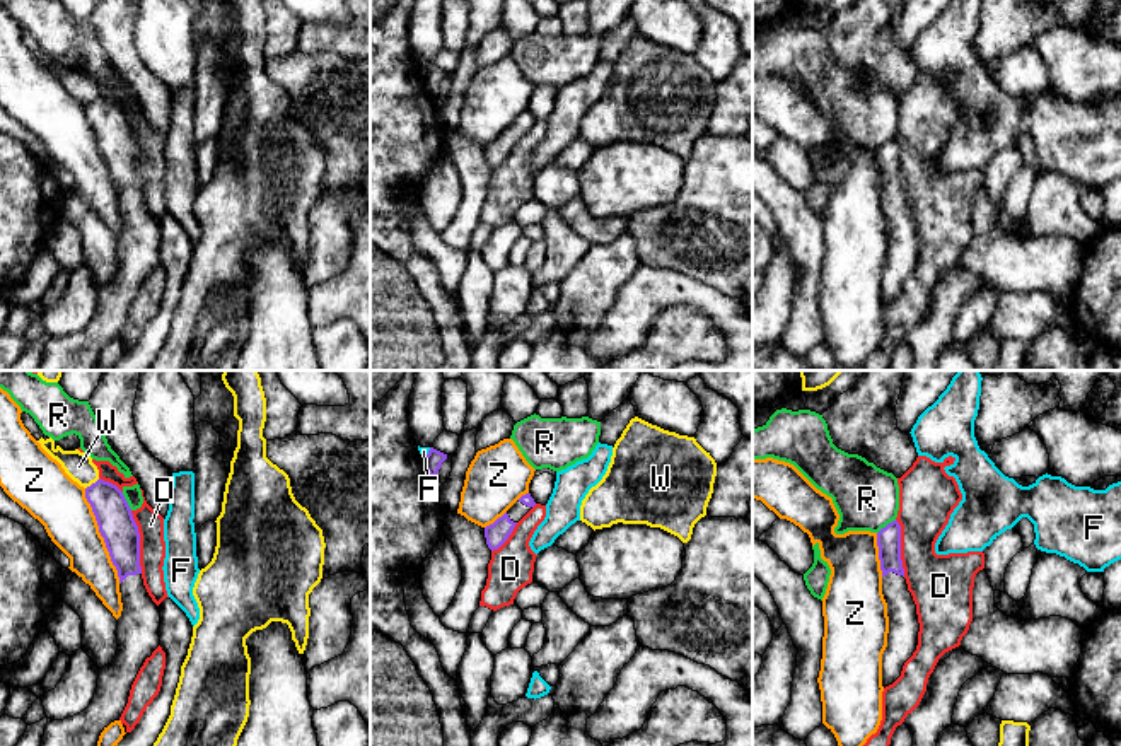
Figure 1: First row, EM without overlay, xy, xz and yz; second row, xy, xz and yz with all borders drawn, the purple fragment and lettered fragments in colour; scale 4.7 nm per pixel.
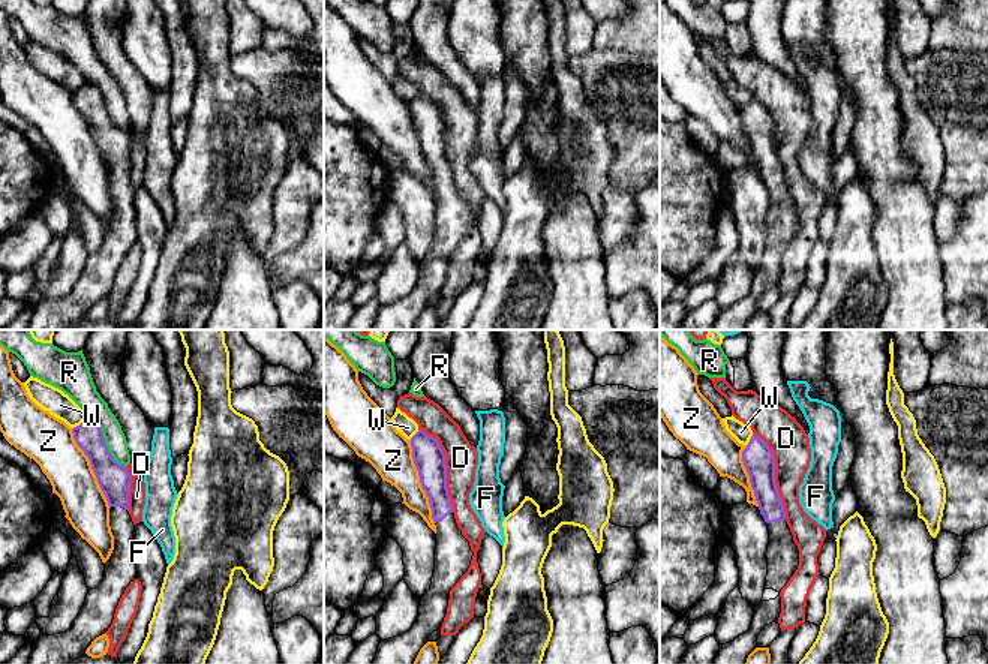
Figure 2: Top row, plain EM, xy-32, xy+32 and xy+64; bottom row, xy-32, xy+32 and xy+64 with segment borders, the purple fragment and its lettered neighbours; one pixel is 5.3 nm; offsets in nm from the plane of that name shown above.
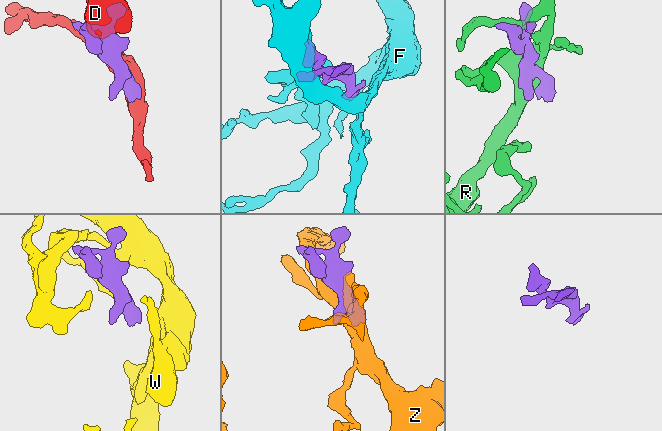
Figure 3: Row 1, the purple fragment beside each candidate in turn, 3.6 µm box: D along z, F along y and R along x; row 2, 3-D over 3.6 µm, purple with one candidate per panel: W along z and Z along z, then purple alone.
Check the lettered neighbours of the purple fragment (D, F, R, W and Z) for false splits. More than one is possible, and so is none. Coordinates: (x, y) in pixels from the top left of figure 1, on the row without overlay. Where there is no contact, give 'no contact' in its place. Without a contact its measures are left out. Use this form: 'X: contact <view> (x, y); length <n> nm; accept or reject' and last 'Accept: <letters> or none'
D: contact xy (139, 159); length 300 nm; reject
F: contact xz (429, 70); length 70 nm; reject
R: contact xy (125, 118); length 100 nm; reject
W: contact xy (92, 101); length 90 nm; reject
Z: contact xy (101, 152); length 480 nm; reject
Accept: none

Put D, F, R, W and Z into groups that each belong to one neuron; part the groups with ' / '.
D / F / R / W / Z

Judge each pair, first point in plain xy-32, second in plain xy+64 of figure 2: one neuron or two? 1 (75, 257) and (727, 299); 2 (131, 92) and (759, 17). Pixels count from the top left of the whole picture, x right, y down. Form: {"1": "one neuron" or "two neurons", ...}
{"1": "one neuron", "2": "one neuron"}

